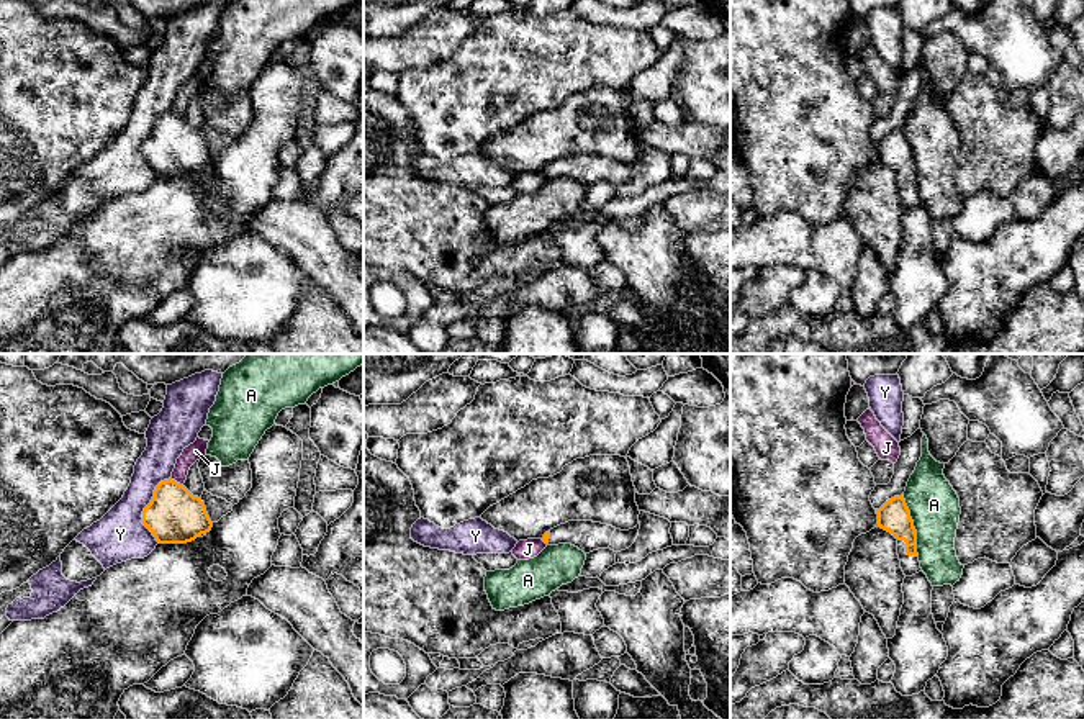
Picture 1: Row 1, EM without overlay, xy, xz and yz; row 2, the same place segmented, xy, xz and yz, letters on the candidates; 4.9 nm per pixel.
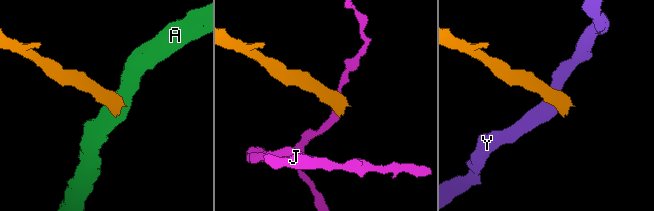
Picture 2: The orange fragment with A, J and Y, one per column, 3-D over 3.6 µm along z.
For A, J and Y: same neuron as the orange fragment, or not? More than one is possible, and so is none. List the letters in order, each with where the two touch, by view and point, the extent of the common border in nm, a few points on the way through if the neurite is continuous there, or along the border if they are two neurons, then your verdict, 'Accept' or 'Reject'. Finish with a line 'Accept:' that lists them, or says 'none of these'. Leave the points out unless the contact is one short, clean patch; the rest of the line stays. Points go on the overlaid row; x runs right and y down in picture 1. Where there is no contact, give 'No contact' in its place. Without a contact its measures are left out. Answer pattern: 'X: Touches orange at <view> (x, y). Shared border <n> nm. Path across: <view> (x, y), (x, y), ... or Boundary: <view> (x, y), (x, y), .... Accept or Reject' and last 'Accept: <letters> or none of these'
A: Touches orange at yz (912, 526). Shared border 320 nm. Boundary: yz (901, 495), (916, 531), (916, 552), (919, 556). Reject
J: Touches orange at xy (176, 482). Shared border 70 nm. Boundary: xy (171, 479), (182, 485). Reject
Y: Touches orange at xy (144, 508). Shared border 340 nm. Boundary: xy (171, 477), (156, 487), (143, 511), (143, 524), (159, 542). Reject
Accept: none of these

